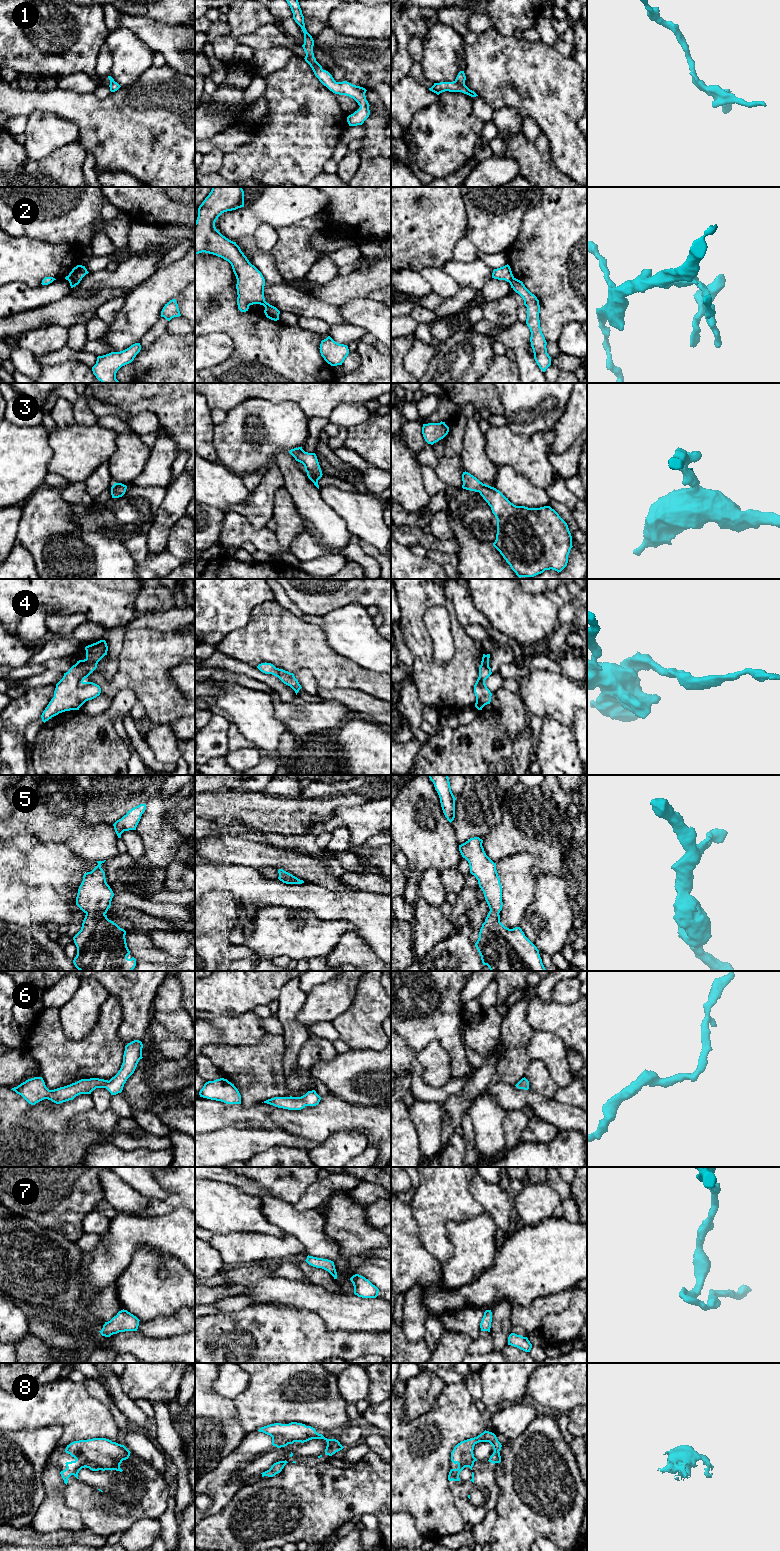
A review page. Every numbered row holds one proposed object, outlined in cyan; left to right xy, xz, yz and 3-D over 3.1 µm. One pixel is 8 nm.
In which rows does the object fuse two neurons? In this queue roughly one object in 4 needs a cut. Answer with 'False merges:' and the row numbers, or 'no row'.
False merges: 2

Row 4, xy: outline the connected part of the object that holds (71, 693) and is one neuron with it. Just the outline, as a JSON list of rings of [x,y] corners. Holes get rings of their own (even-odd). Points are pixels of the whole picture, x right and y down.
[[[100,640],[86,646],[85,650],[86,658],[77,661],[56,684],[54,697],[41,715],[44,723],[59,713],[79,710],[86,701],[100,695],[100,686],[93,682],[85,682],[84,679],[97,668],[98,662],[107,655],[108,646],[105,640]]]

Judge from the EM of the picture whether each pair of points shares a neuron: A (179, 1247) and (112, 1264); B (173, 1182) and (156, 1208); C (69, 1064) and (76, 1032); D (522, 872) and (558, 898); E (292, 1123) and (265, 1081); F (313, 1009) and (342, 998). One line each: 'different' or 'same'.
A: same
B: same
C: different
D: different
E: different
F: same

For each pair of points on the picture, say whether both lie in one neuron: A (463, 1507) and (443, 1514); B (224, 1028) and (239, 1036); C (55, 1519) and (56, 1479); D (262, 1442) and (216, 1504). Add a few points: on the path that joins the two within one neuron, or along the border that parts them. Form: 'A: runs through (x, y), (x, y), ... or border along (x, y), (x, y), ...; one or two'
A: border along (449, 1487), (452, 1492), (453, 1503), (467, 1526); two
B: runs through (228, 1031), (235, 1032); one
C: runs through (55, 1509), (55, 1489); one
D: runs through (245, 1453), (227, 1471), (221, 1487); one

